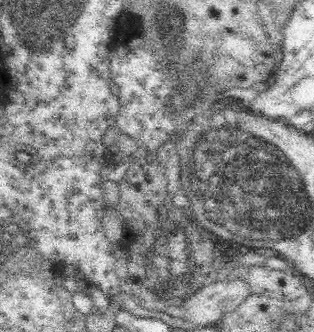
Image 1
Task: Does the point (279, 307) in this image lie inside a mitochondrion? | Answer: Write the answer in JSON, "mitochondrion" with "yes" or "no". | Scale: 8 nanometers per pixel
{"mitochondrion":"no"}

